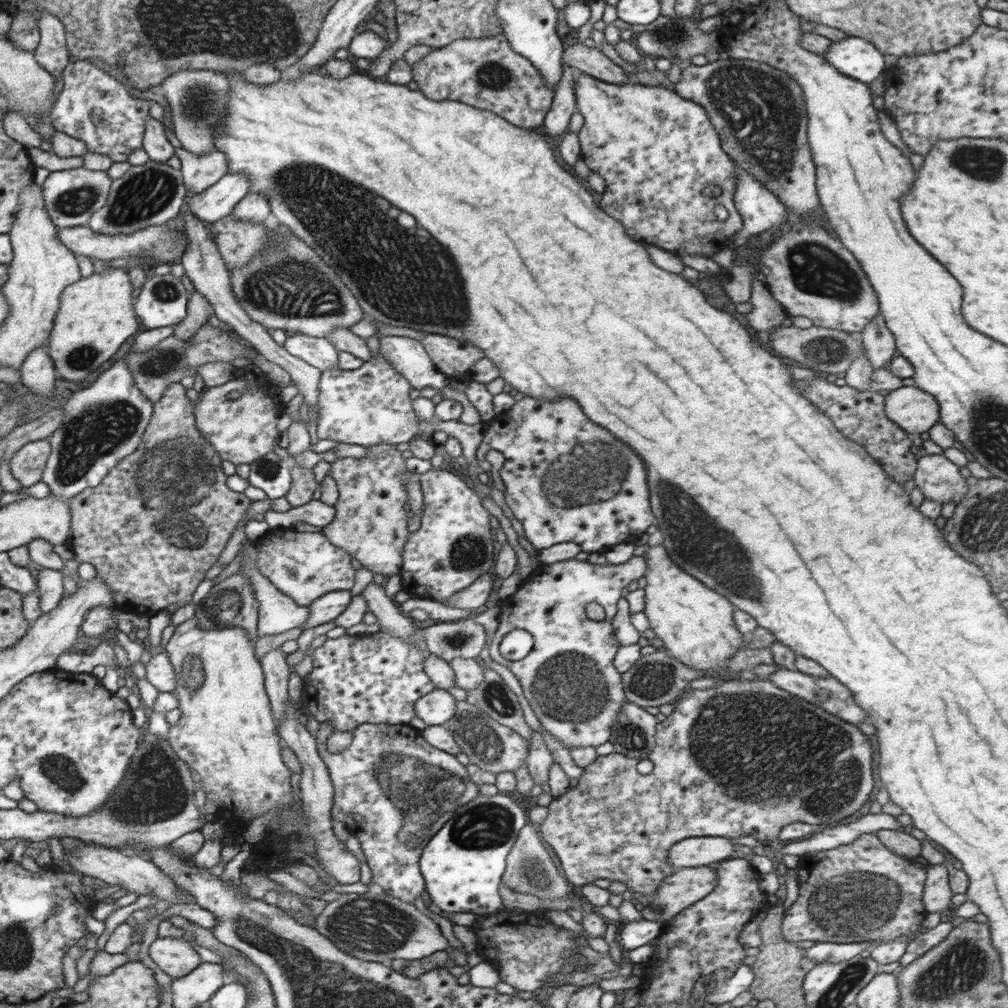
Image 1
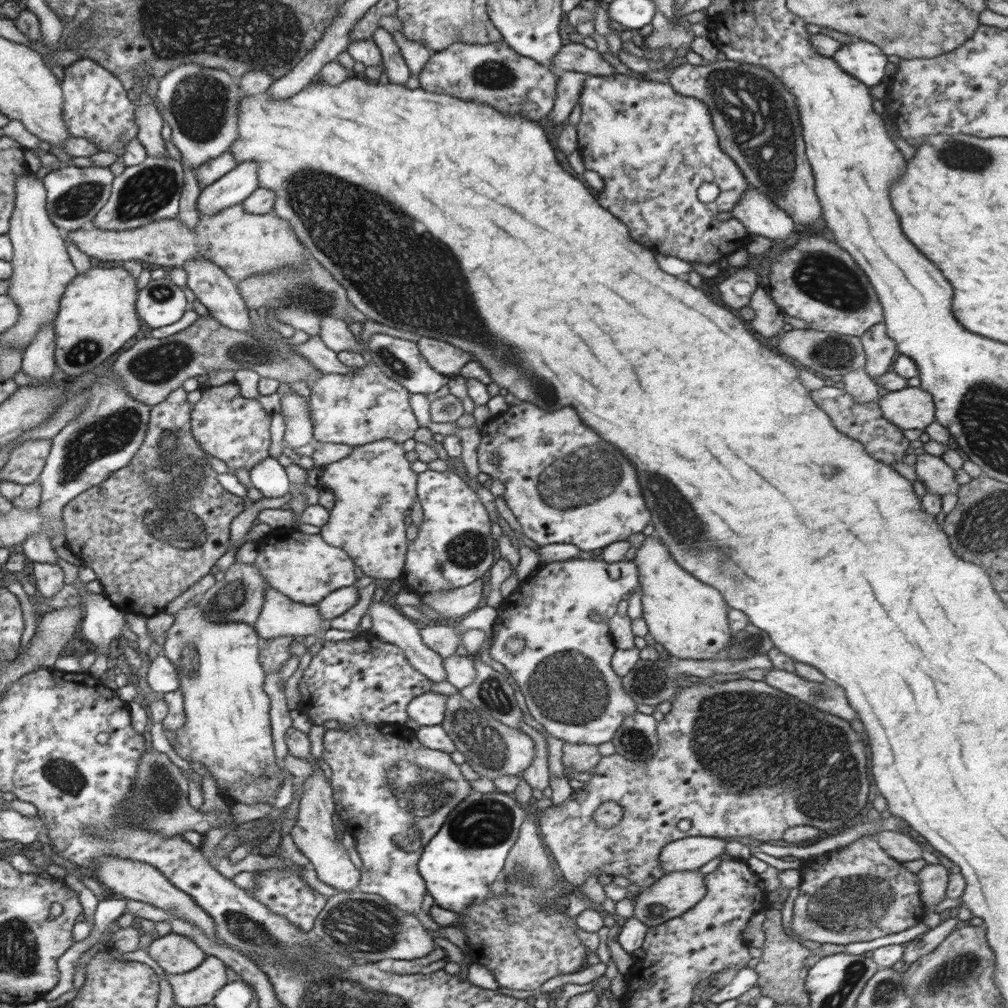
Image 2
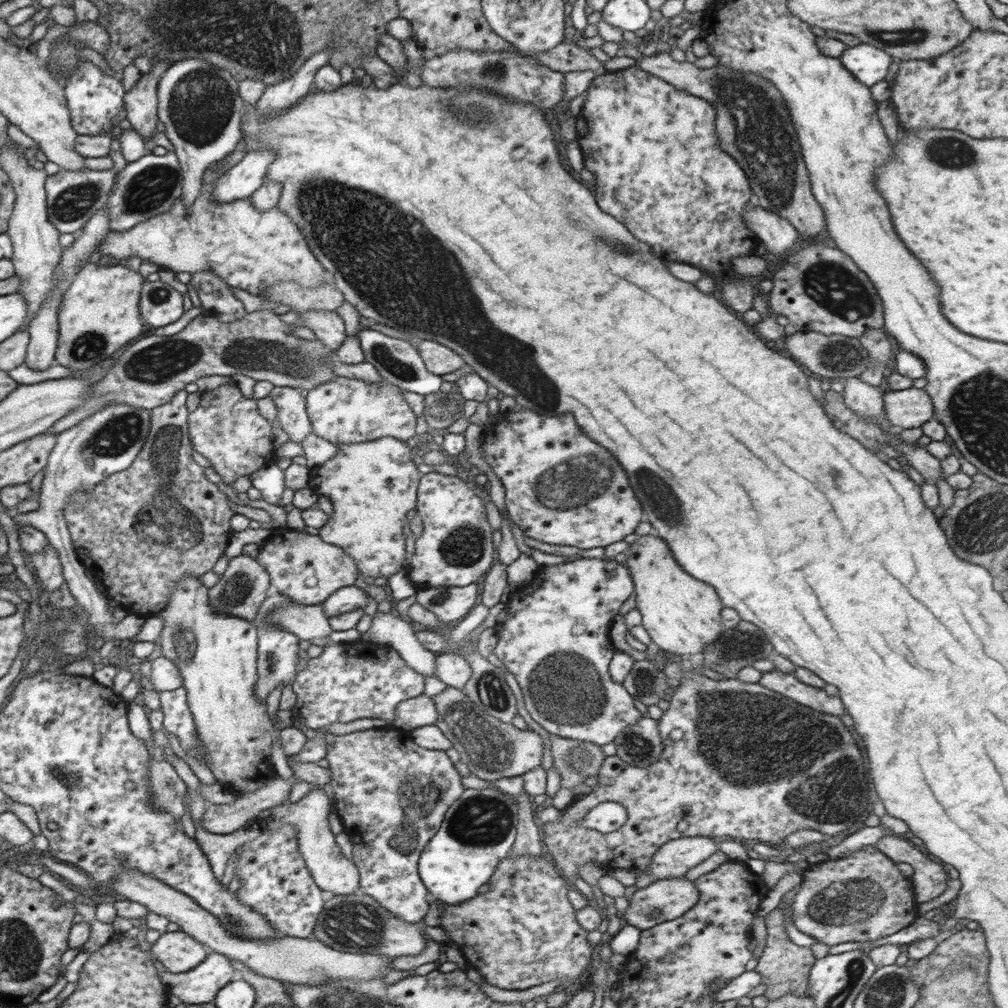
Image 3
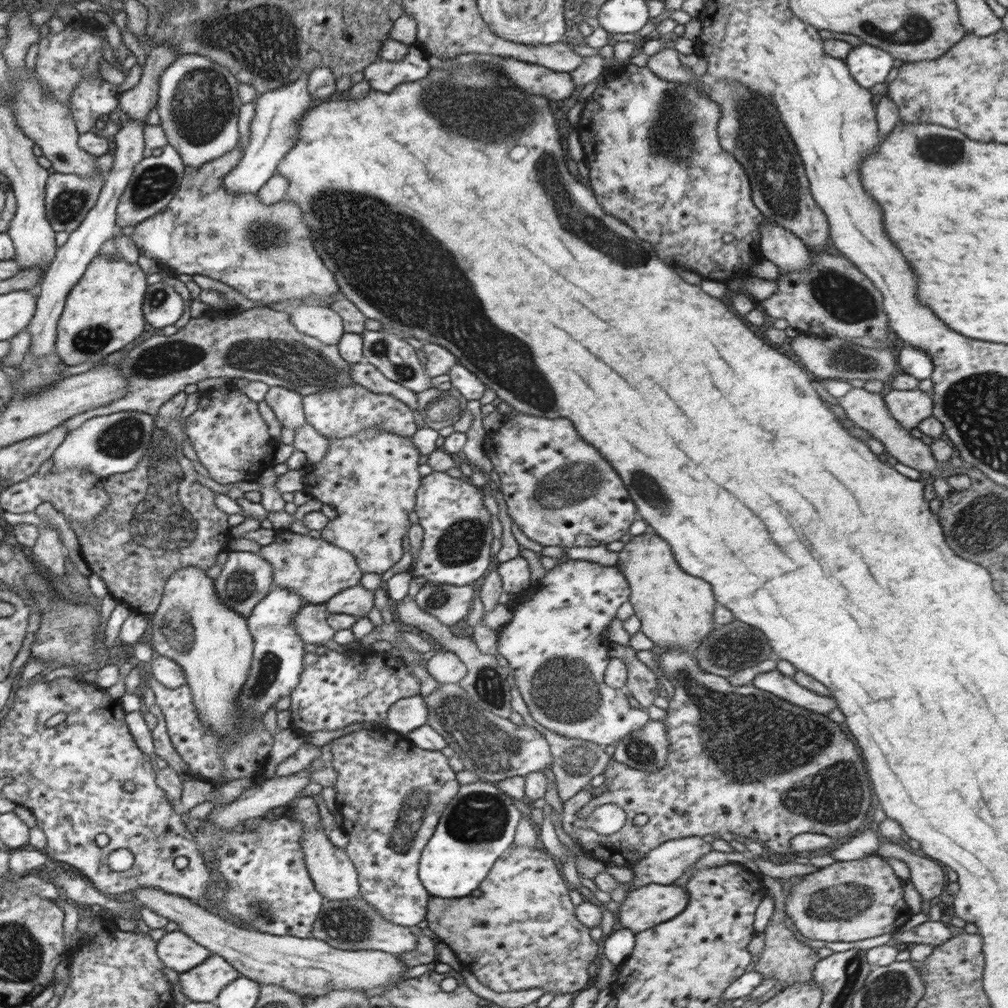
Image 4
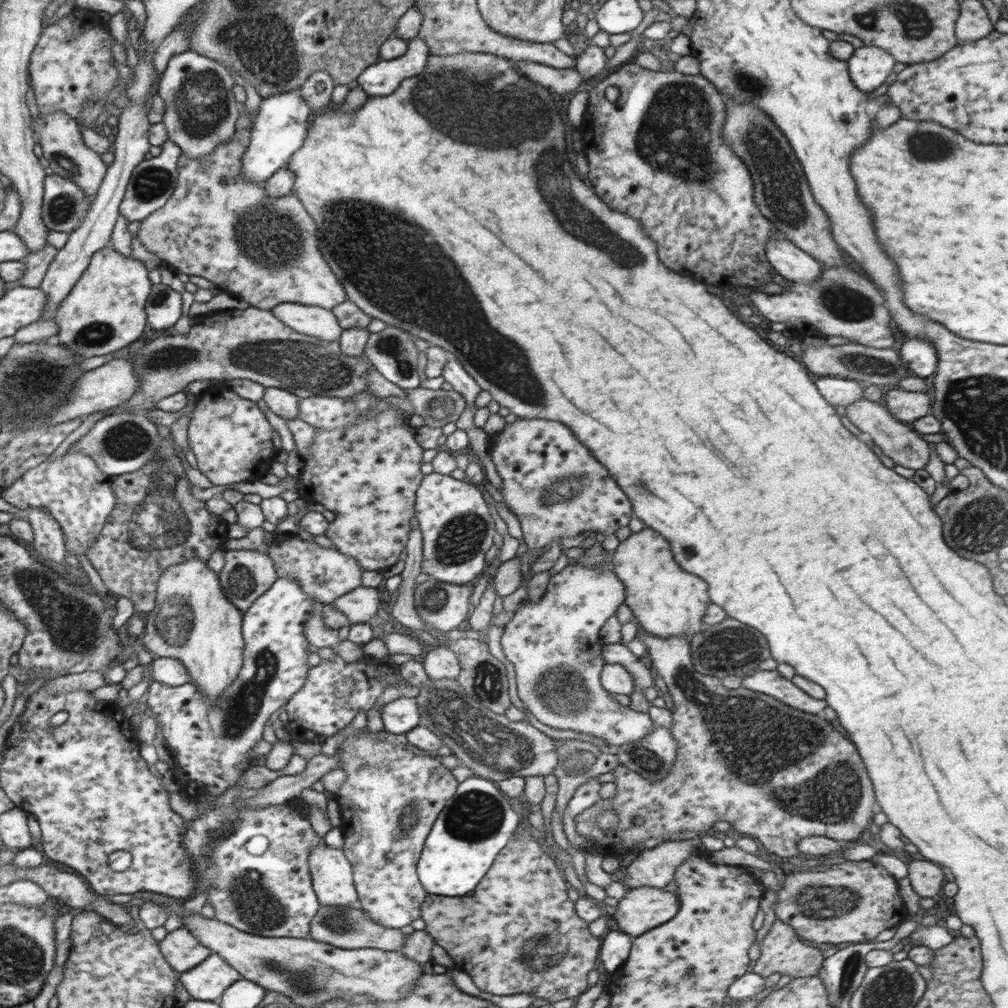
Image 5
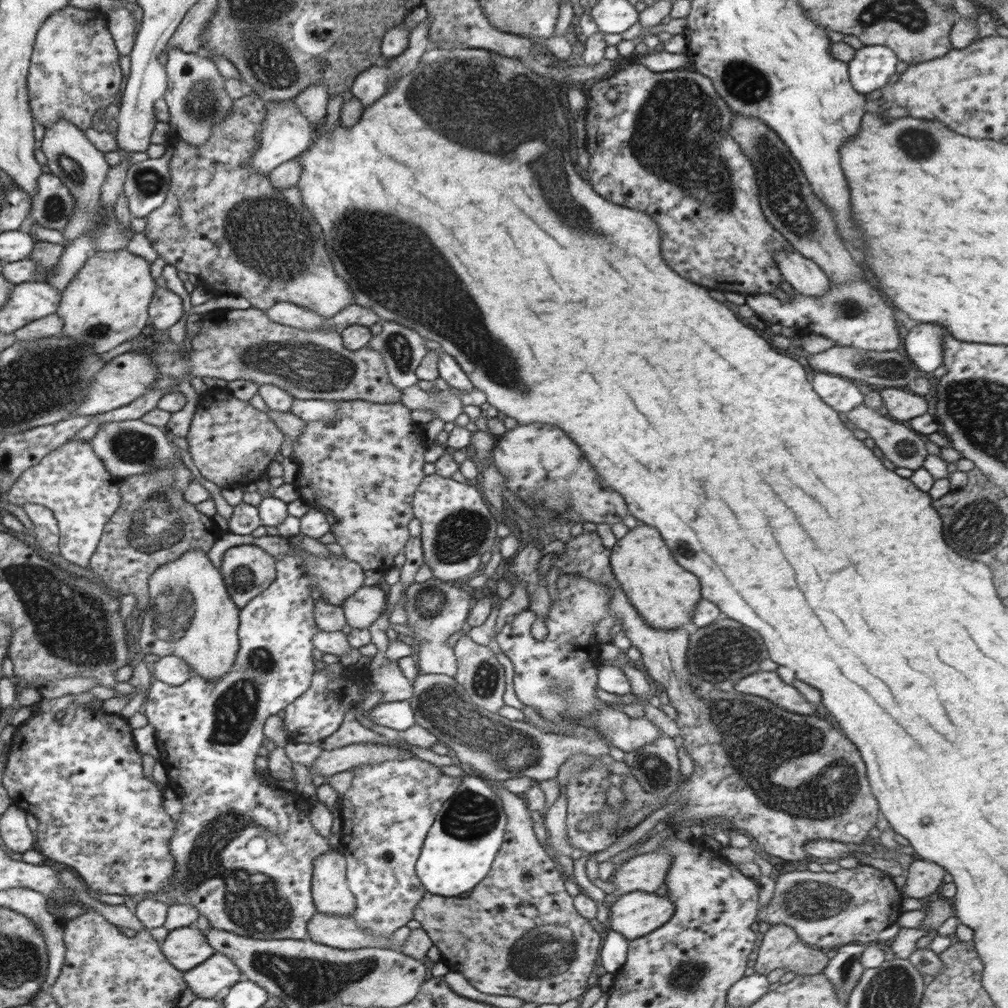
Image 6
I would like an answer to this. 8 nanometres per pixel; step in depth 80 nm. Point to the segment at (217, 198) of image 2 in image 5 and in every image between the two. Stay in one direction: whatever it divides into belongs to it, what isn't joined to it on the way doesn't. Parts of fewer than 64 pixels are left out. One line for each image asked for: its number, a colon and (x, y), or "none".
3: (241, 181)
4: (278, 112)
5: (282, 121)

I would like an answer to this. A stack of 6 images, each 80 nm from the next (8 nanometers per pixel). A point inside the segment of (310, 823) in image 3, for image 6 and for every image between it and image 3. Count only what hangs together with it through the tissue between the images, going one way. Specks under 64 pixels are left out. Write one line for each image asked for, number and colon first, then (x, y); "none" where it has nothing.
4: (335, 877)
5: (331, 872)
6: (329, 888)

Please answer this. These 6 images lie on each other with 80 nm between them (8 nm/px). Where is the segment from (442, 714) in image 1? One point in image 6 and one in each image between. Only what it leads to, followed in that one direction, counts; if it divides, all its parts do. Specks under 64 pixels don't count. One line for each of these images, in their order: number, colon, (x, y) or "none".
2: (428, 709)
3: (419, 711)
4: (406, 714)
5: (400, 716)
6: (399, 715)

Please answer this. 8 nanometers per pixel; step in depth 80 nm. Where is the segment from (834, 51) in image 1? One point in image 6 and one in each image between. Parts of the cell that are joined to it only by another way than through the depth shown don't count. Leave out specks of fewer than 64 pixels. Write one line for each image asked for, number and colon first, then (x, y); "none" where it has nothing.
2: (865, 61)
3: (869, 64)
4: (868, 65)
5: (869, 66)
6: (870, 69)

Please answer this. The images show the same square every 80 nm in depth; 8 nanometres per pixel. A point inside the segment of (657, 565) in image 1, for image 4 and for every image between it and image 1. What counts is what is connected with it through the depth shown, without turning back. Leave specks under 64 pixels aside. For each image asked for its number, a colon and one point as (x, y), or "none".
2: (689, 618)
3: (682, 615)
4: (676, 610)

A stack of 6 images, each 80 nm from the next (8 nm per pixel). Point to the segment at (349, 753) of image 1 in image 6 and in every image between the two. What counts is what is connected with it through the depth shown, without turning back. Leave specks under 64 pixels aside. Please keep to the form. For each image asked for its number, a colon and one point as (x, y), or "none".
2: (392, 793)
3: (391, 795)
4: (391, 794)
5: (391, 797)
6: (386, 813)

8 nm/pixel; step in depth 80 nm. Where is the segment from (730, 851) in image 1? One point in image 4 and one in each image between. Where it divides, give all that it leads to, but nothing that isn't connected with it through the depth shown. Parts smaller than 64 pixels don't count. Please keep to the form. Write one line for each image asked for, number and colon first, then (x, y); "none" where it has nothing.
2: (689, 853)
3: (674, 858)
4: (663, 864)

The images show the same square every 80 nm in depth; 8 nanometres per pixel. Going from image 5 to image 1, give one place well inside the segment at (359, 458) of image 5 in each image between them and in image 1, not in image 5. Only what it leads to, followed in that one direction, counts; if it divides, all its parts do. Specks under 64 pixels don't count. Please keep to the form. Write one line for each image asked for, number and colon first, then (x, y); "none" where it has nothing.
1: (370, 524)
2: (373, 486)
3: (372, 485)
4: (371, 479)

